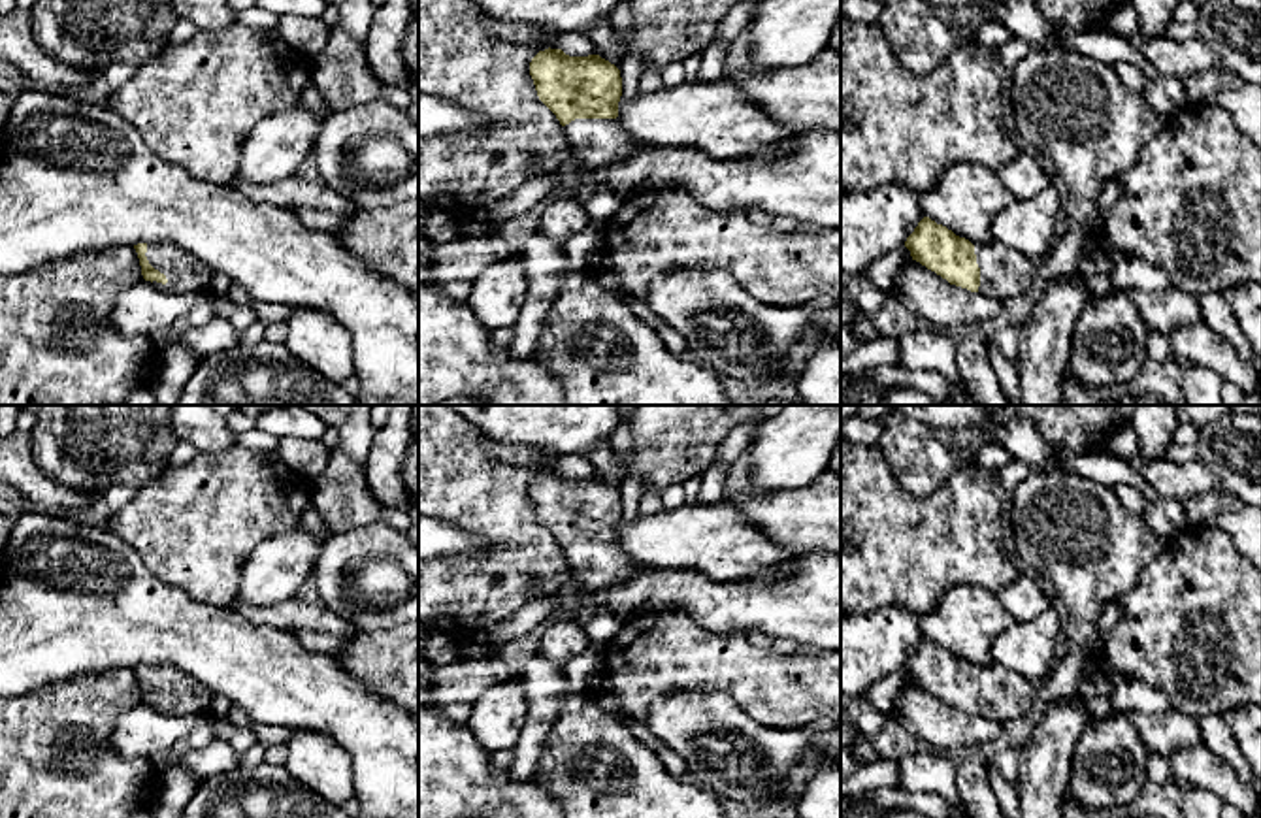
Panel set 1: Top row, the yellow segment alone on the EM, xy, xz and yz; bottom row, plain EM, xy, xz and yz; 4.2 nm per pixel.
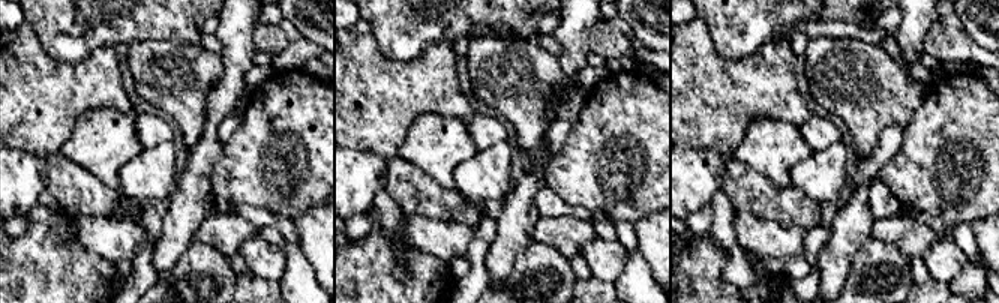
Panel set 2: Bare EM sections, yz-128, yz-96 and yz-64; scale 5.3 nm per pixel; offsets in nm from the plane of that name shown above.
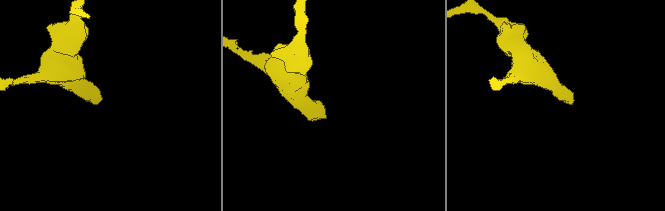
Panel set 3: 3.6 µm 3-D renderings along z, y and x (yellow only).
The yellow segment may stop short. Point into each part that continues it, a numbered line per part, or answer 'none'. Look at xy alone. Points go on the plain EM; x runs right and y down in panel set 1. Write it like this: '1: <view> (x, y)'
1: xy (185, 696)

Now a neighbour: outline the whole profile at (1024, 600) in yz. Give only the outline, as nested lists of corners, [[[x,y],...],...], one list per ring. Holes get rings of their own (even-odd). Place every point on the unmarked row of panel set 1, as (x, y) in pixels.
[[[1022,573],[997,594],[997,599],[1016,622],[1033,620],[1050,607],[1040,586]]]

